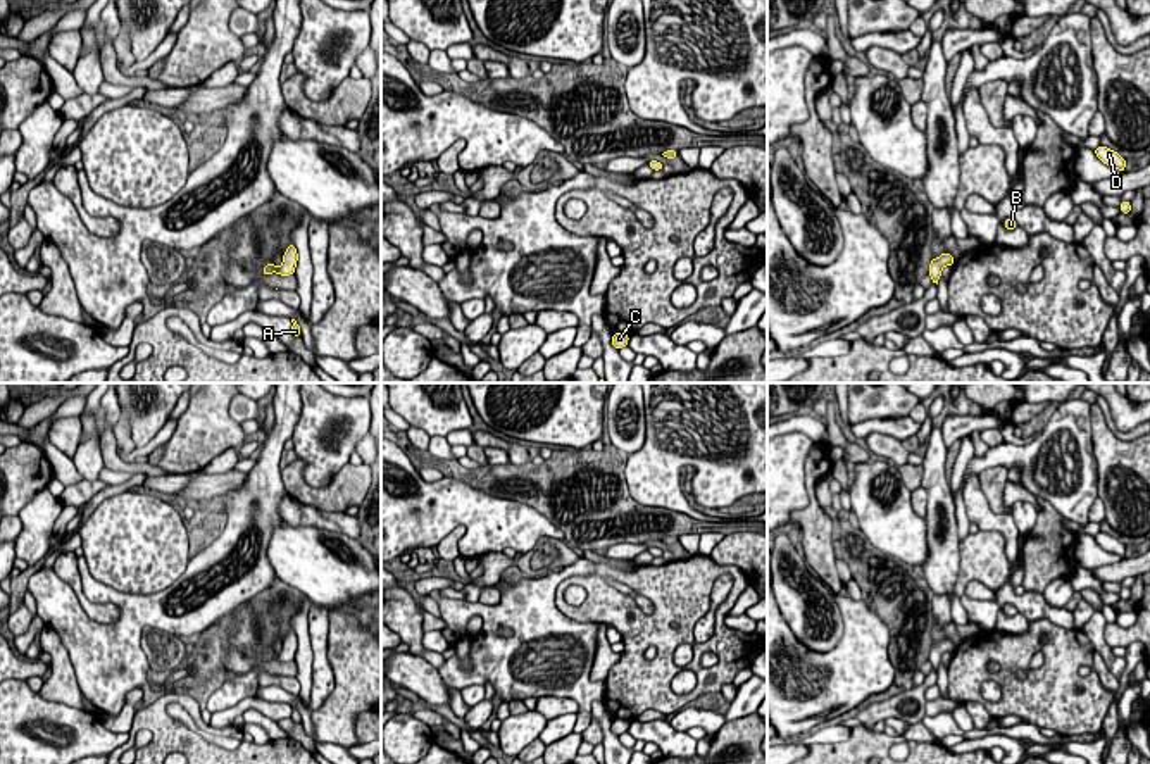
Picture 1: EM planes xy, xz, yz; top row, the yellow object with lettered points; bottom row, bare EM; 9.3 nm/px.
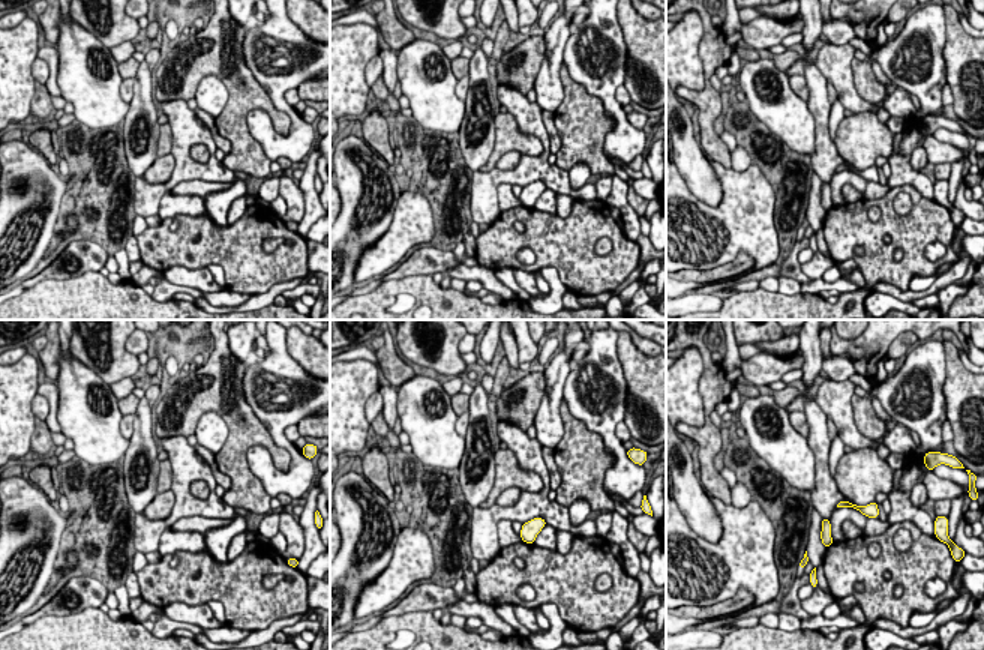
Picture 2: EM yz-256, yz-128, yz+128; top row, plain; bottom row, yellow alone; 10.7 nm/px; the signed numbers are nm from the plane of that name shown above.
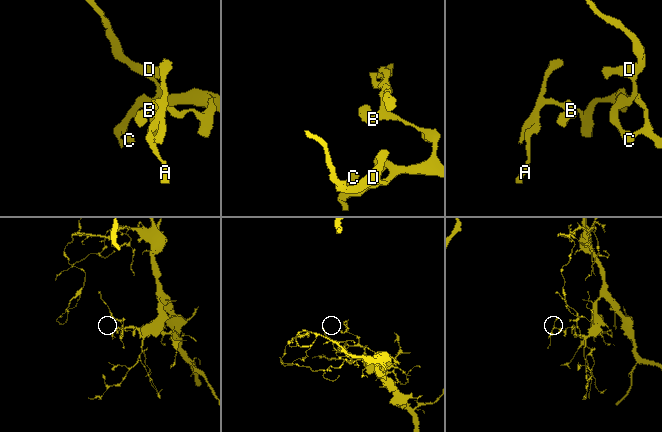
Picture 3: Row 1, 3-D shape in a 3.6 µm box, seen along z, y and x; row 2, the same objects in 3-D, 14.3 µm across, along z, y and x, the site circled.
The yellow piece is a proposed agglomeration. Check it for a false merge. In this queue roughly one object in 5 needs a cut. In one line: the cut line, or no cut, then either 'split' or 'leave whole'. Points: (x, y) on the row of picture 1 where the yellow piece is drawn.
no cut | leave whole

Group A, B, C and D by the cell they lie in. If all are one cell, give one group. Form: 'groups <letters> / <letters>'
groups A B C D

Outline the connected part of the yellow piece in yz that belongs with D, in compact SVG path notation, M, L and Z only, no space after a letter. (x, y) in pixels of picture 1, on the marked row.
M1097 147L1095 155L1107 166L1116 167L1119 171L1126 171L1126 159L1122 159L1117 152L1107 147Z

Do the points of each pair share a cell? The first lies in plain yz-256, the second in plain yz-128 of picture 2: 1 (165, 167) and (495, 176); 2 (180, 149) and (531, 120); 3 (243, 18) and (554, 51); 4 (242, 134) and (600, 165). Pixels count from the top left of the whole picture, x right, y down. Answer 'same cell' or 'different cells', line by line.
1: different cells
2: same cell
3: same cell
4: same cell

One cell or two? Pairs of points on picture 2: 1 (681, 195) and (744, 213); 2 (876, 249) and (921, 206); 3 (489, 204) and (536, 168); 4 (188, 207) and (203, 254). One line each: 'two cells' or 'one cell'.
1: one cell
2: one cell
3: one cell
4: two cells

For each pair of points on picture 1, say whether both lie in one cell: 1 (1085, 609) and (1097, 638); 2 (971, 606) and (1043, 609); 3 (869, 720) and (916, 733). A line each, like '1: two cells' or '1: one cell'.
1: two cells
2: one cell
3: two cells

